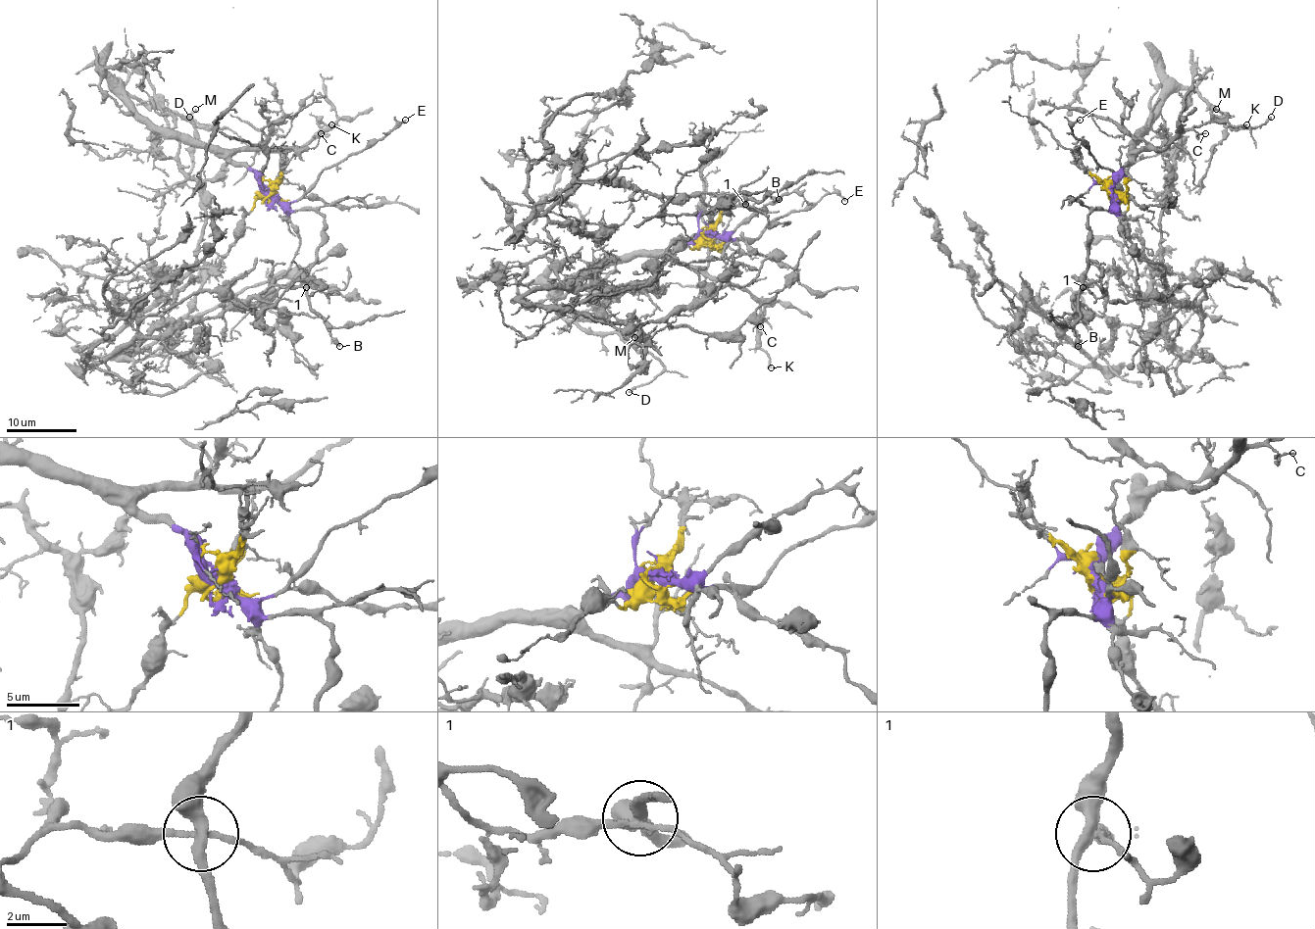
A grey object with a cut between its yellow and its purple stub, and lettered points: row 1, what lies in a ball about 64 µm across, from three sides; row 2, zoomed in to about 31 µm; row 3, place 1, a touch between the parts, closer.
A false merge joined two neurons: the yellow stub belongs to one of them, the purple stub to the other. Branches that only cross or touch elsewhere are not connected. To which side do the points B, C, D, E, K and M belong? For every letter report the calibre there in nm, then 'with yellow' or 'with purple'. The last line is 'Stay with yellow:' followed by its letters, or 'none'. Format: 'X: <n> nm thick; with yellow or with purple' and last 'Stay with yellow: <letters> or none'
B: 360 nm thick; with purple
C: 80 nm thick; with purple
D: 200 nm thick; with purple
E: 160 nm thick; with purple
K: 190 nm thick; with purple
M: 100 nm thick; with purple
Stay with yellow: none

